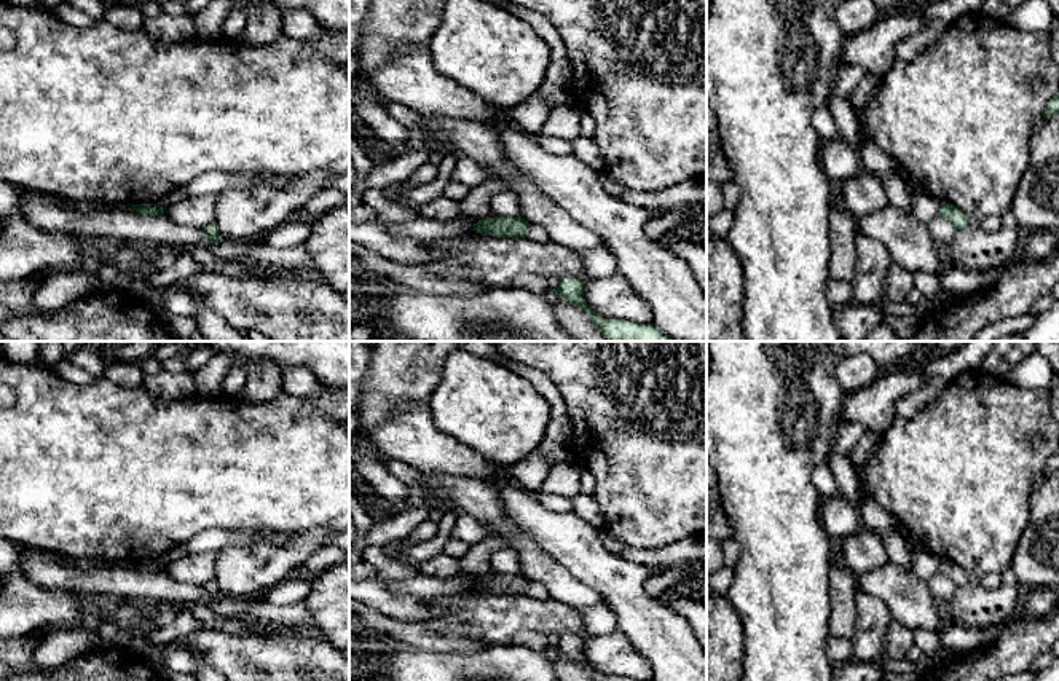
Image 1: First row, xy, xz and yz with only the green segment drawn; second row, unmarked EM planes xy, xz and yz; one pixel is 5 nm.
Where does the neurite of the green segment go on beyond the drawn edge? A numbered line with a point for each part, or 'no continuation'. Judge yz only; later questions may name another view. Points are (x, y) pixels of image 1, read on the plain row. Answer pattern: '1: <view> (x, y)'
no continuation

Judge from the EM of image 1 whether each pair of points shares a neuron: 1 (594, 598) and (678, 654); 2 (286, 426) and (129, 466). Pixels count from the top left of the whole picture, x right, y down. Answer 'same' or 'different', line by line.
1: different
2: same

